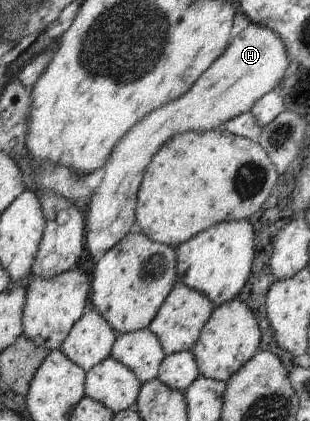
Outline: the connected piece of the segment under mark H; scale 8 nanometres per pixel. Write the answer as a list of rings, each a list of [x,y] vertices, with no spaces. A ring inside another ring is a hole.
[[[247,22],[244,29],[235,36],[232,44],[202,73],[194,86],[186,94],[170,101],[168,104],[154,109],[138,124],[135,124],[113,148],[109,159],[104,165],[104,177],[98,187],[93,190],[88,206],[88,218],[85,224],[85,247],[92,256],[98,257],[114,248],[128,233],[136,228],[135,208],[137,192],[146,172],[146,167],[156,151],[168,140],[177,134],[188,131],[206,132],[218,129],[221,124],[228,122],[238,115],[247,113],[265,94],[283,81],[284,70],[289,63],[289,56],[282,39],[268,27]]]

